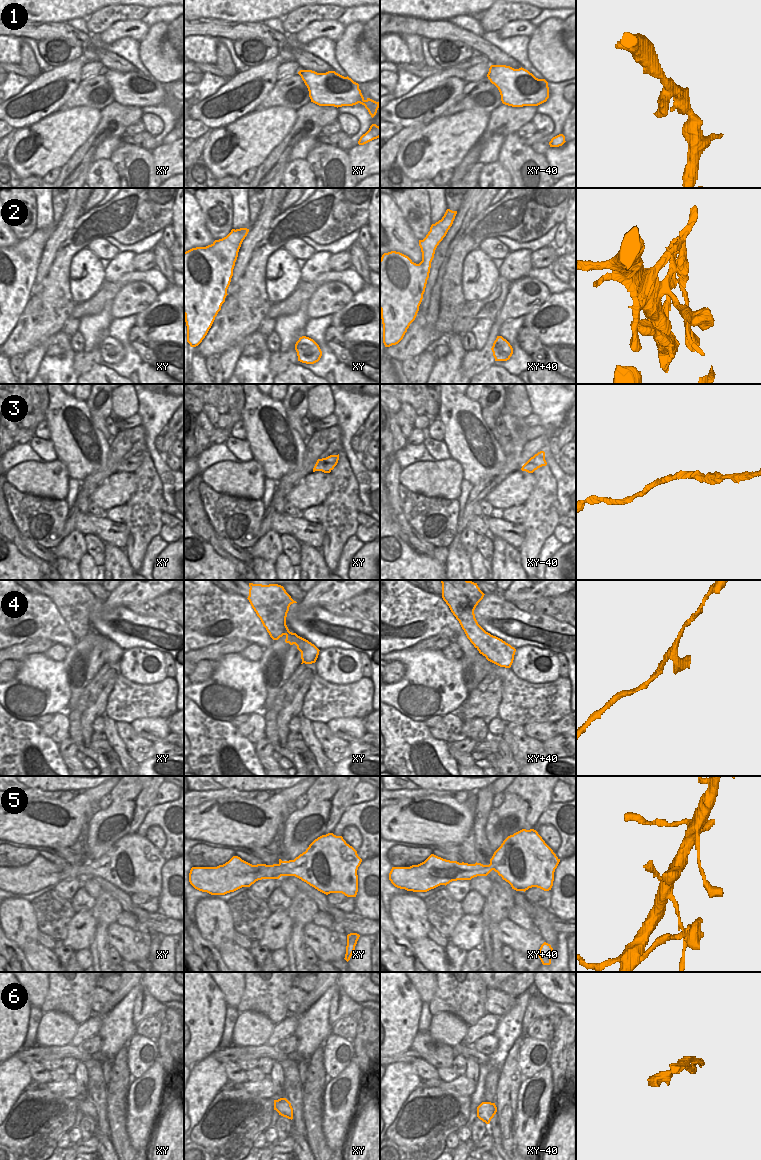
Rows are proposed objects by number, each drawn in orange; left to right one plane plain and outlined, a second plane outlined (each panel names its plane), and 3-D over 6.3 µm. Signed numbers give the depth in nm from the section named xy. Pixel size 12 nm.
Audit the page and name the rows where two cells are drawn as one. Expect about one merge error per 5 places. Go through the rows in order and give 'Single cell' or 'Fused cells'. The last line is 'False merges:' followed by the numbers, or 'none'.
1: Single cell
2: Fused cells
3: Single cell
4: Single cell
5: Single cell
6: Single cell
False merges: 2.

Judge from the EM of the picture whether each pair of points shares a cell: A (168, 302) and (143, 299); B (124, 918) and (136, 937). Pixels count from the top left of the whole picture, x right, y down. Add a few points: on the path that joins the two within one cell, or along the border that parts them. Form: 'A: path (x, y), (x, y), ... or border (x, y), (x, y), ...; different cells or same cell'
A: border (158, 294), (143, 310), (136, 314); different cells
B: border (116, 922), (131, 928), (141, 929); different cells

